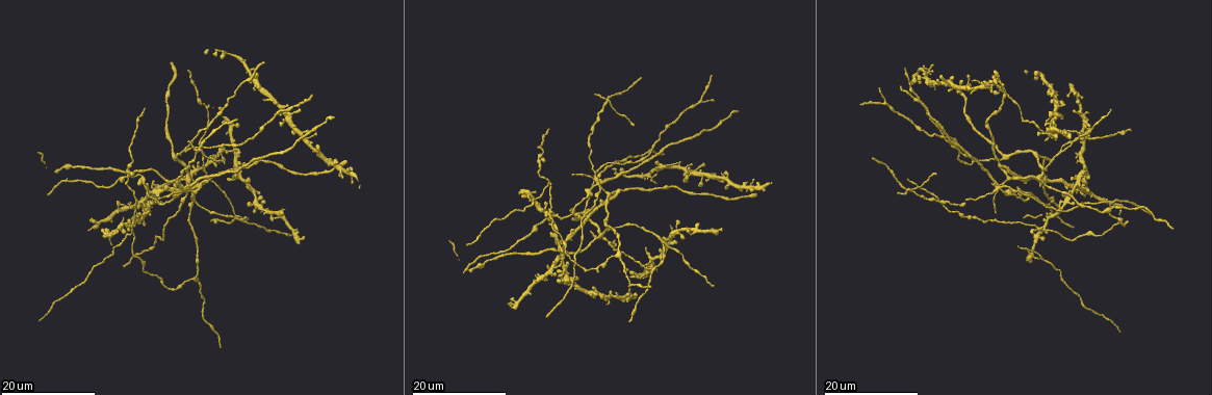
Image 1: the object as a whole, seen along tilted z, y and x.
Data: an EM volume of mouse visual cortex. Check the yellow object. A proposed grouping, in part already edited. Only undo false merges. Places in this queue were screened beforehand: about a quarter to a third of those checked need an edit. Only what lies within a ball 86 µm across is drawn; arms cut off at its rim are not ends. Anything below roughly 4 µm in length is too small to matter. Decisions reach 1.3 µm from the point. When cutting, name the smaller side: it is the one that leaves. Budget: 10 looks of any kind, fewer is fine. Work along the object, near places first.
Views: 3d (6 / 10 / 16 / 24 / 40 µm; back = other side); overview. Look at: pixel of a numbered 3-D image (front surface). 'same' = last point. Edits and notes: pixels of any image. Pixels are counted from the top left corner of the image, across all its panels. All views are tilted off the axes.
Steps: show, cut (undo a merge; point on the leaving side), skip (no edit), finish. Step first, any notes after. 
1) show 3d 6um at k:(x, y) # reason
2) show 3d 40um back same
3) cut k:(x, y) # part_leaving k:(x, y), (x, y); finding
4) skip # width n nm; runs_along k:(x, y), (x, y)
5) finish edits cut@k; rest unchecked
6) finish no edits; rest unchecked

show 3d 24um at 1:(600, 238)

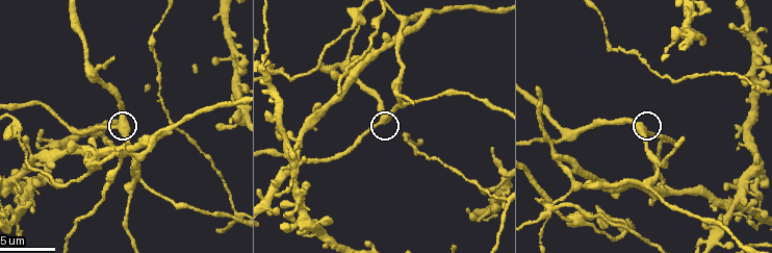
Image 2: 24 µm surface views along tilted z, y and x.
show 3d 6um at 2:(383, 122)

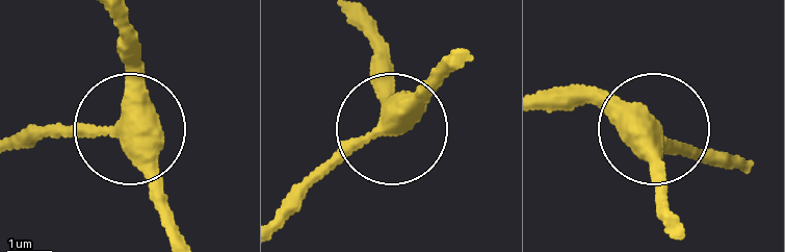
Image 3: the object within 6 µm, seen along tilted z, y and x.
skip # runs_along 3:(675, 221), (653, 131), (672, 151), (700, 147); continuous, no second cell

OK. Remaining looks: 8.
show 3d 16um at 1:(202, 148) # four or more arms meet

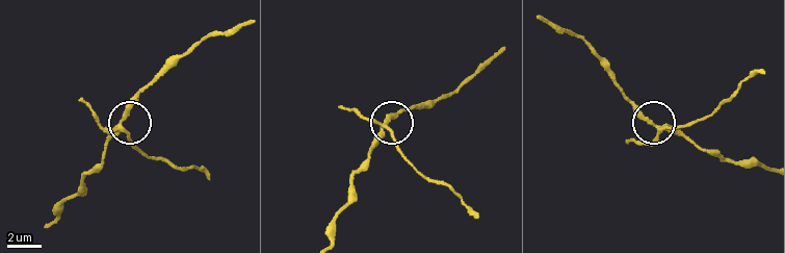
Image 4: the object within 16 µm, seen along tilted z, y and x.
show 3d 10um at 4:(124, 128) # closer look

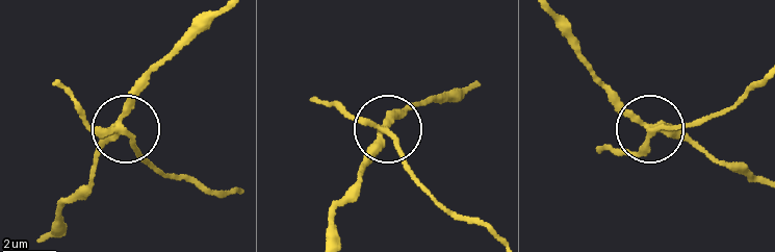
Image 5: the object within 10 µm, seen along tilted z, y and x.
show 3d 6um at 5:(391, 135) # closer look

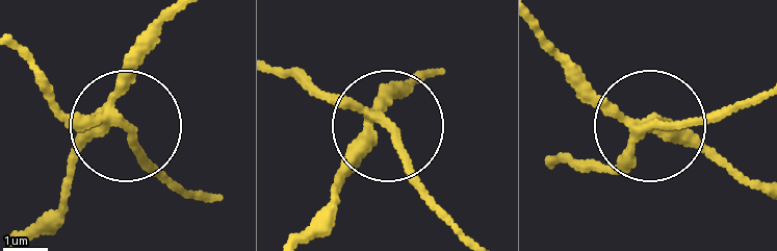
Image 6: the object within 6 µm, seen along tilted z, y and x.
cut 6:(134, 152) # arms 4; part_leaving 6:(107, 113), (146, 172), (198, 193); a second cell is stuck on

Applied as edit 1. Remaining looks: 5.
show overview # see it whole again

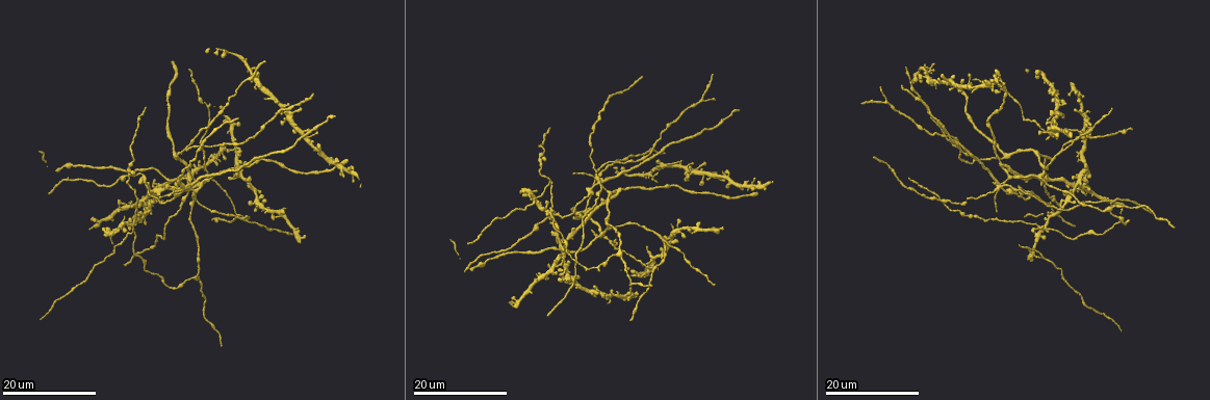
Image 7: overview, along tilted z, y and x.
show 3d 16um at 7:(1000, 187) # looks like a crossing

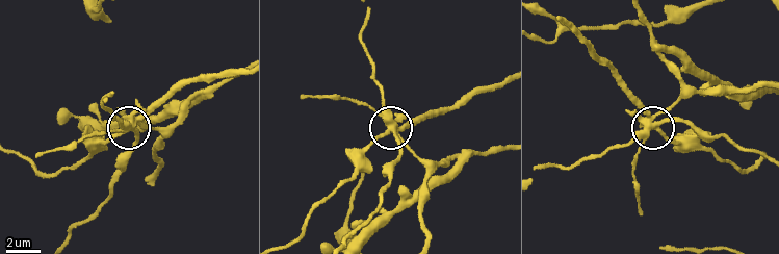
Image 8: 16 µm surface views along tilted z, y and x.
show 3d 6um at 8:(651, 130) # closer look

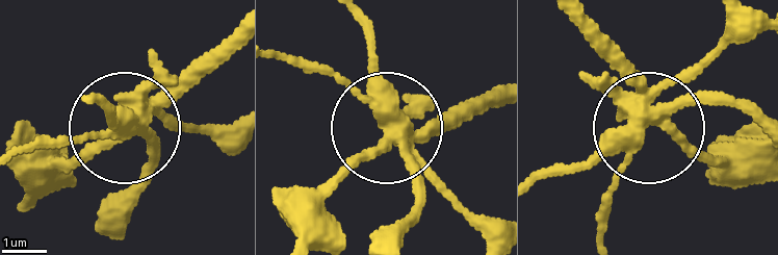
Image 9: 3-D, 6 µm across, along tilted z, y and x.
cut 9:(158, 141) # width 400 nm; part_leaving 9:(404, 134), (327, 197), (315, 233); a second cell is stuck on

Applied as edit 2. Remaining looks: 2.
finish edits cut@6, cut@9; rest unchecked

